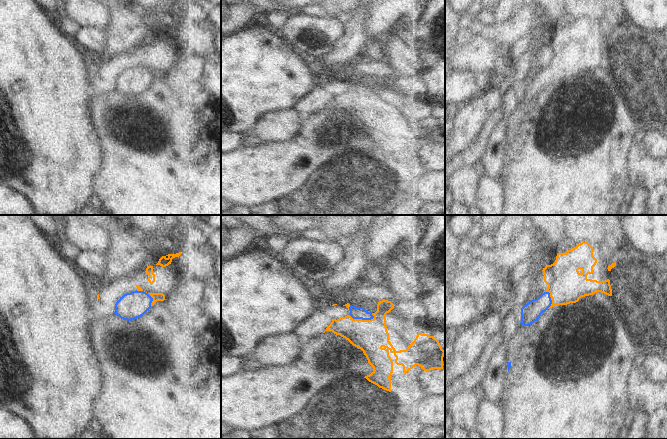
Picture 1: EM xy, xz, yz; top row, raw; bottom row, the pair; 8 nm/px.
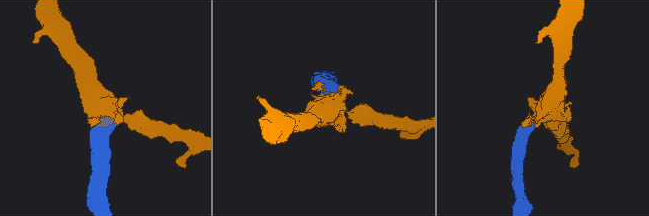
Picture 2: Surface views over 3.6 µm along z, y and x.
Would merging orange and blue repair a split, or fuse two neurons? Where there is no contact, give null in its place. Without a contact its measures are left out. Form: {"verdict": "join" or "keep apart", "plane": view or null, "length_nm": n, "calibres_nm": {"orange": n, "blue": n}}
{"verdict": "join", "plane": "xz", "length_nm": 200, "calibres_nm": {"orange": 260, "blue": 100}}

